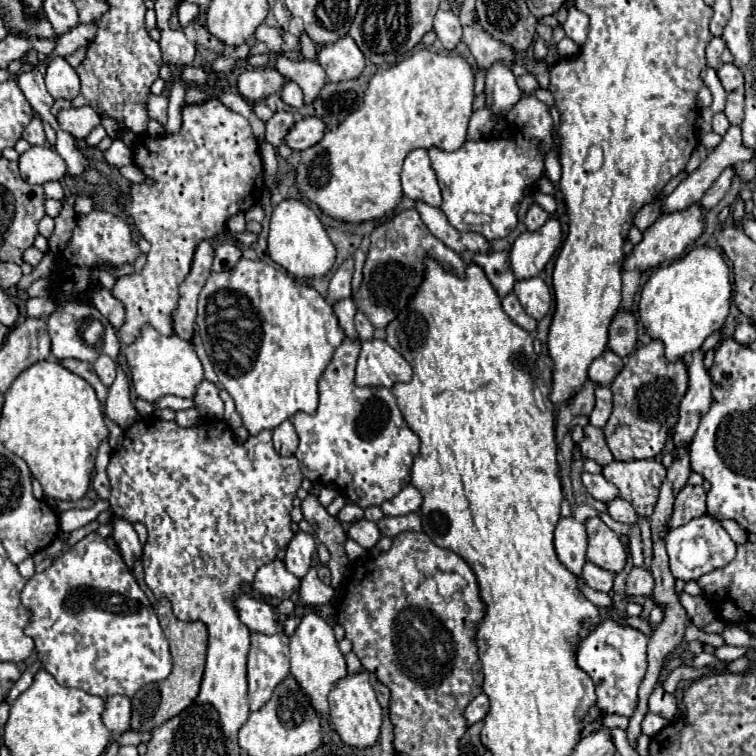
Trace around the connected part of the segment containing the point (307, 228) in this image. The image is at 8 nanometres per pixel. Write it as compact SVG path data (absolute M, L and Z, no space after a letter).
M288 199L288 201L282 201L272 213L270 235L268 235L268 255L274 263L284 267L292 277L314 279L314 277L324 277L332 269L336 249L330 243L326 229L318 221L316 213L310 207L302 205L300 201Z

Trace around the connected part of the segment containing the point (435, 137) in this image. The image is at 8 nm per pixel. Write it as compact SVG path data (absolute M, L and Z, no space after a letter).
M416 51L394 67L376 73L370 79L364 95L364 105L356 109L336 129L326 131L326 137L314 147L300 151L300 163L294 167L294 181L302 197L316 203L328 217L344 223L378 221L390 215L402 201L400 171L406 155L414 149L438 147L456 151L466 141L466 127L472 115L474 101L474 71L456 53L440 55L434 51Z

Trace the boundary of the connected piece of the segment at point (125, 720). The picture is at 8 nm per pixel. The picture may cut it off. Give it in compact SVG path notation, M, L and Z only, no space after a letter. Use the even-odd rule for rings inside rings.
M114 695L108 697L104 703L104 713L102 713L102 723L114 733L114 735L122 735L124 731L128 731L128 723L130 723L130 699L124 695Z

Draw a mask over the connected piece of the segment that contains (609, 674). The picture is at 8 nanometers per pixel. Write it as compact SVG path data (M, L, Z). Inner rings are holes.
M604 619L596 631L592 631L586 639L582 639L576 647L576 663L584 669L594 685L598 703L596 707L602 713L618 713L624 717L632 717L638 707L638 687L644 681L648 659L646 659L648 637L638 629L618 625L612 619Z

